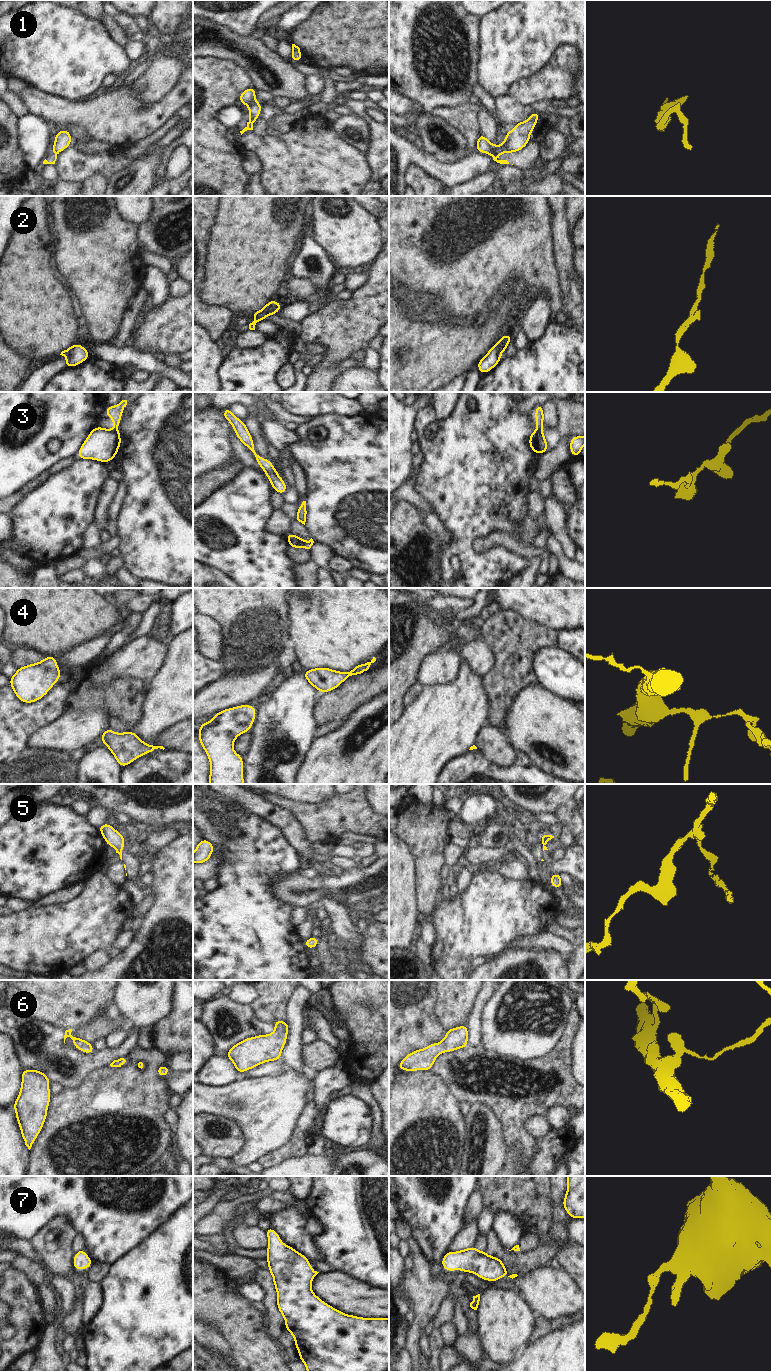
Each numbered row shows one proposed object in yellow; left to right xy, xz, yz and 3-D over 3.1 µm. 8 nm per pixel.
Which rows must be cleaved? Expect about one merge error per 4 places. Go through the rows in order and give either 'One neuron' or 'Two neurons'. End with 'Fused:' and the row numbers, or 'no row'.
1: Two neurons
2: One neuron
3: Two neurons
4: One neuron
5: One neuron
6: One neuron
7: One neuron
Fused: 1, 3.

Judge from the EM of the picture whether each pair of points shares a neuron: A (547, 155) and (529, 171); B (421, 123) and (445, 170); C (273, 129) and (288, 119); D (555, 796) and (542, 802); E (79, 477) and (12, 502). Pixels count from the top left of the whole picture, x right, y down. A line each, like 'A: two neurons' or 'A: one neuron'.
A: two neurons
B: two neurons
C: one neuron
D: one neuron
E: two neurons

